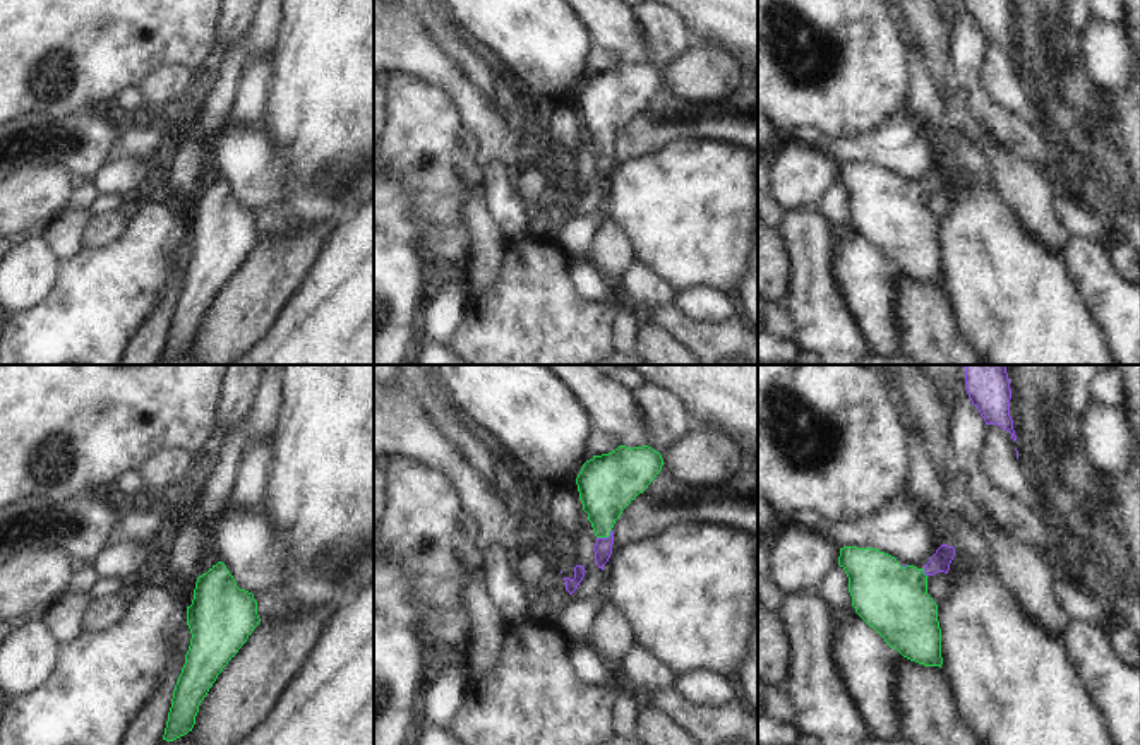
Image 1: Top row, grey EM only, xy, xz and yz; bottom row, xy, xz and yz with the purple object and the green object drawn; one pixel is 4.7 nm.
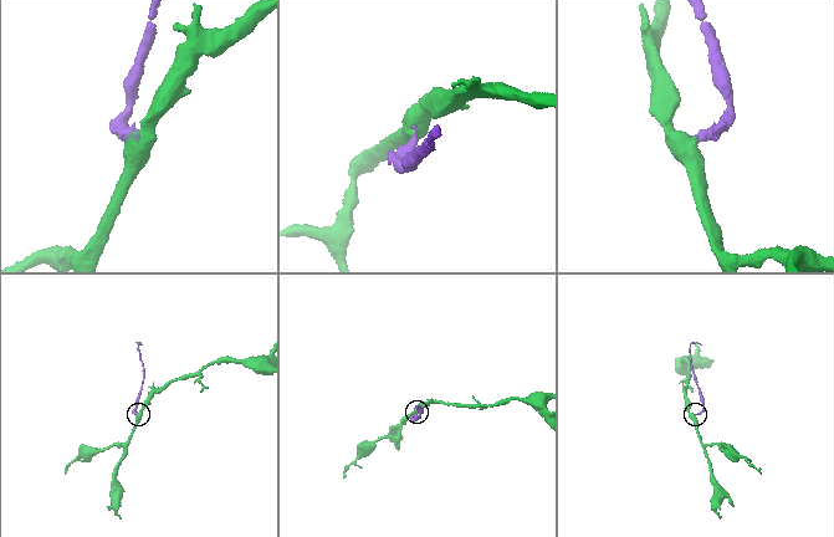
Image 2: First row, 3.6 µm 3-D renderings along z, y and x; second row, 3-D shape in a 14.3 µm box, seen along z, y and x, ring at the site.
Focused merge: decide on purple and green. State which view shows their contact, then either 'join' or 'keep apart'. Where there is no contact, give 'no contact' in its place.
meets purple in xz; join

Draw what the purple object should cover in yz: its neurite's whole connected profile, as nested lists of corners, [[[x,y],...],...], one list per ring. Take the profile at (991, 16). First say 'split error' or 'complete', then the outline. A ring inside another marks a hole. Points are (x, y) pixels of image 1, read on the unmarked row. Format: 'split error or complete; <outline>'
complete; [[[965,0],[965,7],[972,21],[979,26],[986,41],[998,41],[1011,50],[1013,58],[1017,57],[1013,46],[1013,36],[1010,33],[1010,0]]]

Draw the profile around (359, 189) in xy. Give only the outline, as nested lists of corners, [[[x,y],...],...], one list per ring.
[[[374,158],[369,164],[358,170],[346,183],[346,187],[338,194],[341,207],[338,211],[336,223],[350,223],[358,209],[374,199]]]

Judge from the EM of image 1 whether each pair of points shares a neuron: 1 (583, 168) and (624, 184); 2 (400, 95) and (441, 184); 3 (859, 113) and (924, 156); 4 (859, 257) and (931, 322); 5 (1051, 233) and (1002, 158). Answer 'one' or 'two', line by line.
1: two
2: one
3: two
4: two
5: one

